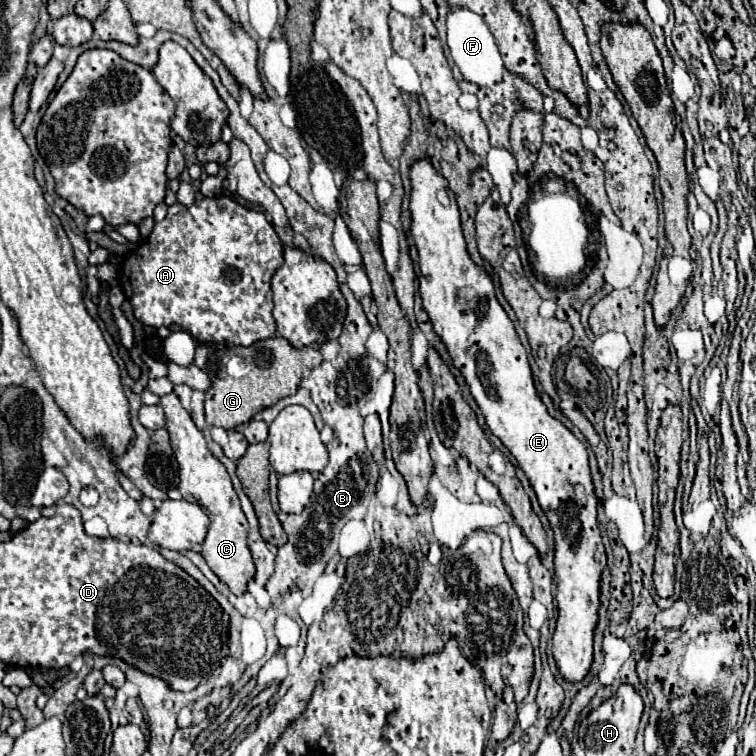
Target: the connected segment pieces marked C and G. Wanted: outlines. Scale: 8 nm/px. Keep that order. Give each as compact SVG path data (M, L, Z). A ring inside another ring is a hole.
M165 395L161 397L161 407L165 409L167 431L171 435L171 443L173 443L179 467L181 467L179 491L185 501L191 501L203 507L207 517L211 519L201 555L205 557L211 571L231 589L231 593L243 595L247 591L247 583L255 575L255 563L253 563L249 543L247 543L249 523L239 505L239 497L233 489L231 477L227 469L221 465L221 461L215 459L215 455L211 455L203 433L195 427L191 415L183 409L181 401L175 395Z
M273 337L257 341L249 347L217 347L217 345L199 345L195 349L195 365L205 371L211 379L211 389L205 393L205 419L207 425L217 425L223 429L235 429L241 423L247 423L255 413L275 405L279 399L293 395L301 383L305 367L317 367L321 363L321 353L313 347L295 349L287 339ZM231 355L247 357L251 371L243 379L233 379L225 371L225 363Z

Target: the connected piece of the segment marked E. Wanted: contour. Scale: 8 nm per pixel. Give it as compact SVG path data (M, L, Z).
M429 159L417 161L411 165L411 203L409 211L413 217L411 235L415 239L415 245L419 249L419 283L421 283L421 299L423 307L431 319L433 331L441 337L445 343L453 365L461 371L465 377L465 383L469 385L469 391L473 399L477 401L485 423L489 431L501 439L501 443L511 451L511 455L517 459L517 465L527 475L537 501L543 509L543 513L549 519L549 525L555 533L555 577L557 591L555 599L559 617L557 617L555 633L553 633L553 657L557 663L557 669L561 677L569 683L579 683L593 663L593 629L599 619L599 595L601 595L601 573L607 565L605 547L599 533L597 523L597 497L593 491L589 461L587 461L587 449L585 445L555 417L547 413L547 407L539 399L533 375L529 369L525 347L519 341L519 335L515 333L515 327L503 307L499 305L493 289L493 281L471 261L465 239L461 233L461 221L457 203L453 199L453 193L447 188L443 175L431 165Z

